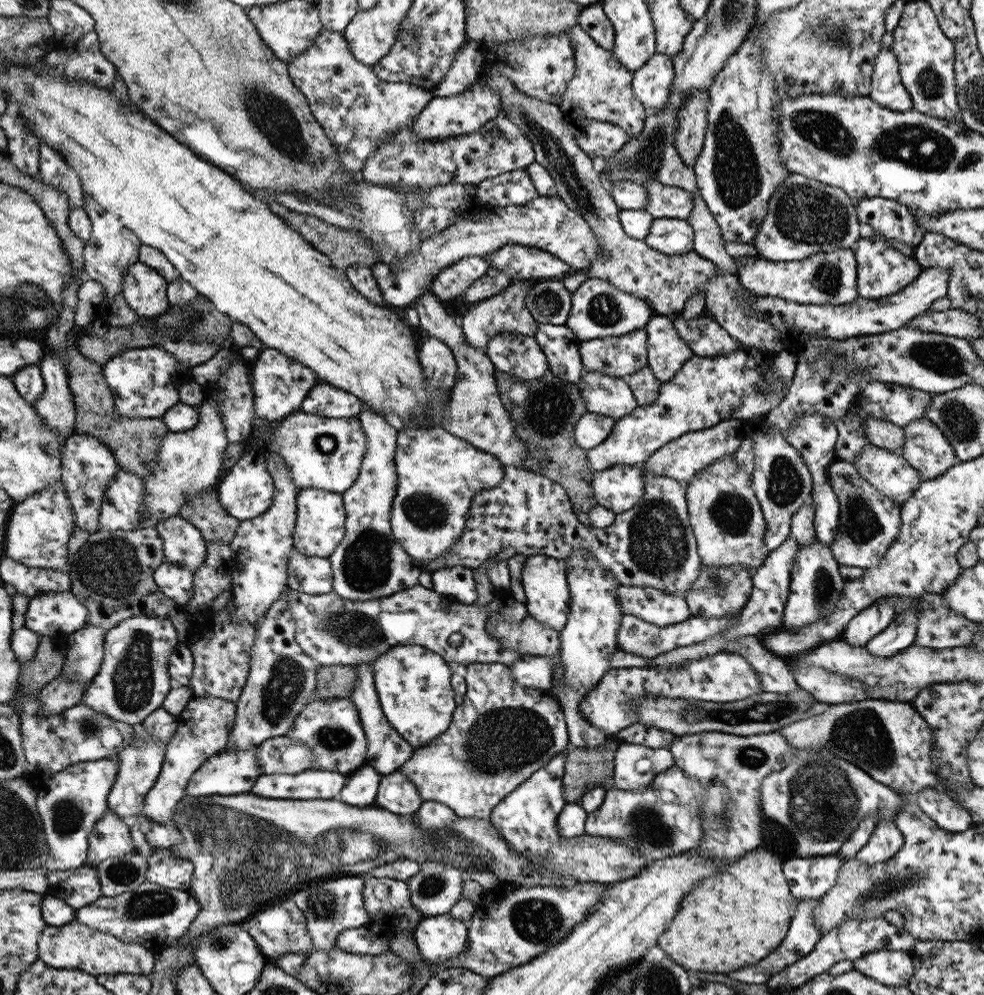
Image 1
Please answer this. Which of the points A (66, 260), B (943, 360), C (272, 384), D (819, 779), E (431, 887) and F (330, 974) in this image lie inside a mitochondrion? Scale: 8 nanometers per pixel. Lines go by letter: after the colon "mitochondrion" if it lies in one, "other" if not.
A: other
B: mitochondrion
C: other
D: mitochondrion
E: mitochondrion
F: other

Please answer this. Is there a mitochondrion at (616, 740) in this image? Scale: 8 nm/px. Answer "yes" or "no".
no

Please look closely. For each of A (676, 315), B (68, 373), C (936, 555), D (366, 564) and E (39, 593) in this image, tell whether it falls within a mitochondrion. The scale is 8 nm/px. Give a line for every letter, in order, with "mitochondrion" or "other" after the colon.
A: other
B: other
C: other
D: mitochondrion
E: other

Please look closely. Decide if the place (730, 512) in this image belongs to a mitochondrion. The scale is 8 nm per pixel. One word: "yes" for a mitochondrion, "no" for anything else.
yes

